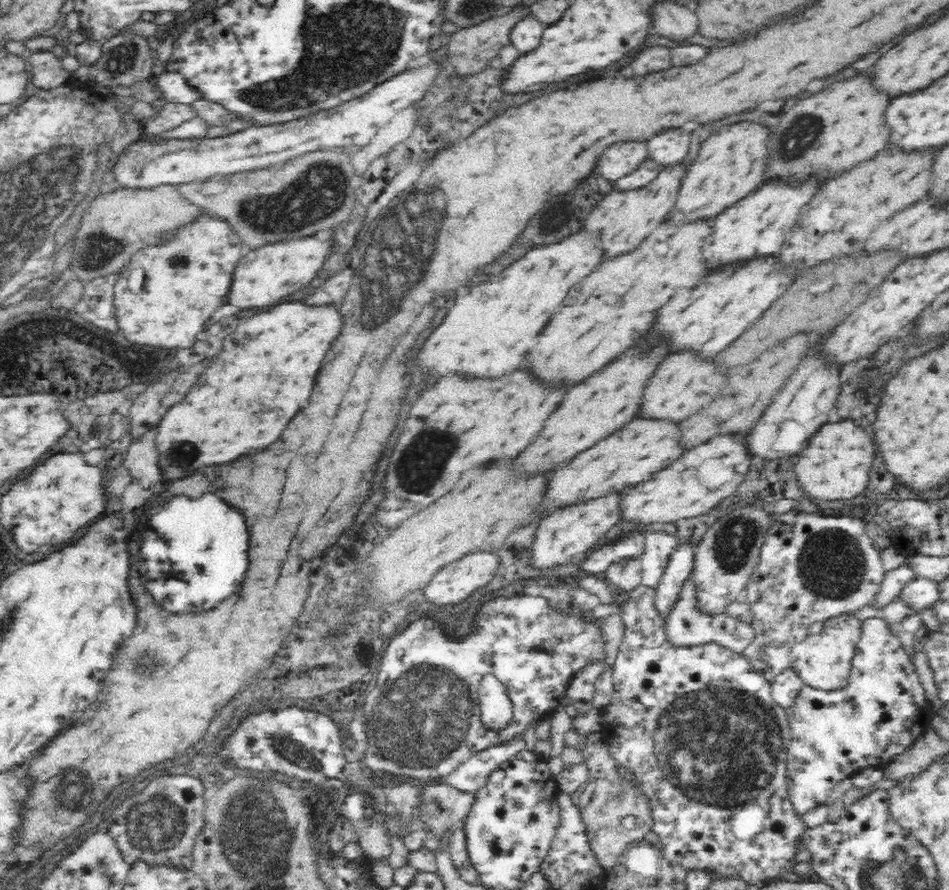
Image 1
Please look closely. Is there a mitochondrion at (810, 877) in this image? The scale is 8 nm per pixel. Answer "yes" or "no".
no

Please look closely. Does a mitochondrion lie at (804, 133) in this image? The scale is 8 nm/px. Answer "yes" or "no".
yes

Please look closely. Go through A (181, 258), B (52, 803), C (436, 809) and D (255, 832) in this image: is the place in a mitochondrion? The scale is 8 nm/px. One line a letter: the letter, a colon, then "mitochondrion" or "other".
A: mitochondrion
B: mitochondrion
C: mitochondrion
D: mitochondrion

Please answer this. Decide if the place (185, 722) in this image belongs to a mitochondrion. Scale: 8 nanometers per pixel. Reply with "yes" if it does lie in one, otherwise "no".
no

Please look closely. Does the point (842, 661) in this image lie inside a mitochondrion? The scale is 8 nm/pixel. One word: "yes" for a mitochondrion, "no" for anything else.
no

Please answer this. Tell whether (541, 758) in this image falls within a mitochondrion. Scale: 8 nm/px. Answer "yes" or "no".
no

